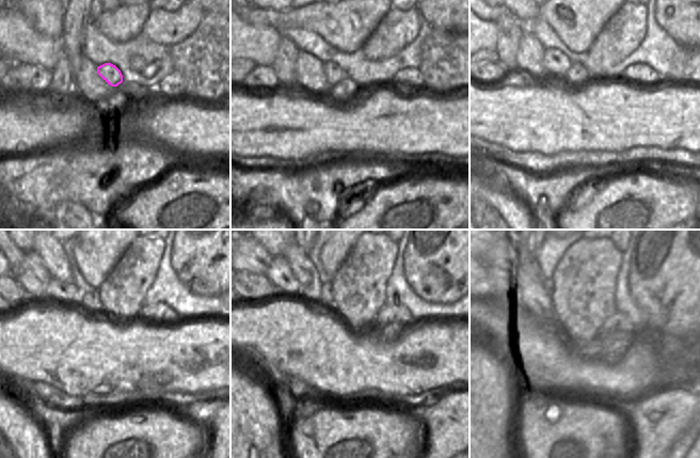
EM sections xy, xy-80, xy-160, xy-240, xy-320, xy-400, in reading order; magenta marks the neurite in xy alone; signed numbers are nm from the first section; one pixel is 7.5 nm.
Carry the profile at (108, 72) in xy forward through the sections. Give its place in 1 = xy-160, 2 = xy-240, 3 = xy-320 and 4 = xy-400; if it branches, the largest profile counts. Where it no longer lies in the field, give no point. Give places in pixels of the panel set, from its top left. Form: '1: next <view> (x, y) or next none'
1: next xy-160 (554, 60)
2: next xy-240 (68, 295)
3: next xy-320 (279, 272)
4: next xy-400 (504, 256)

